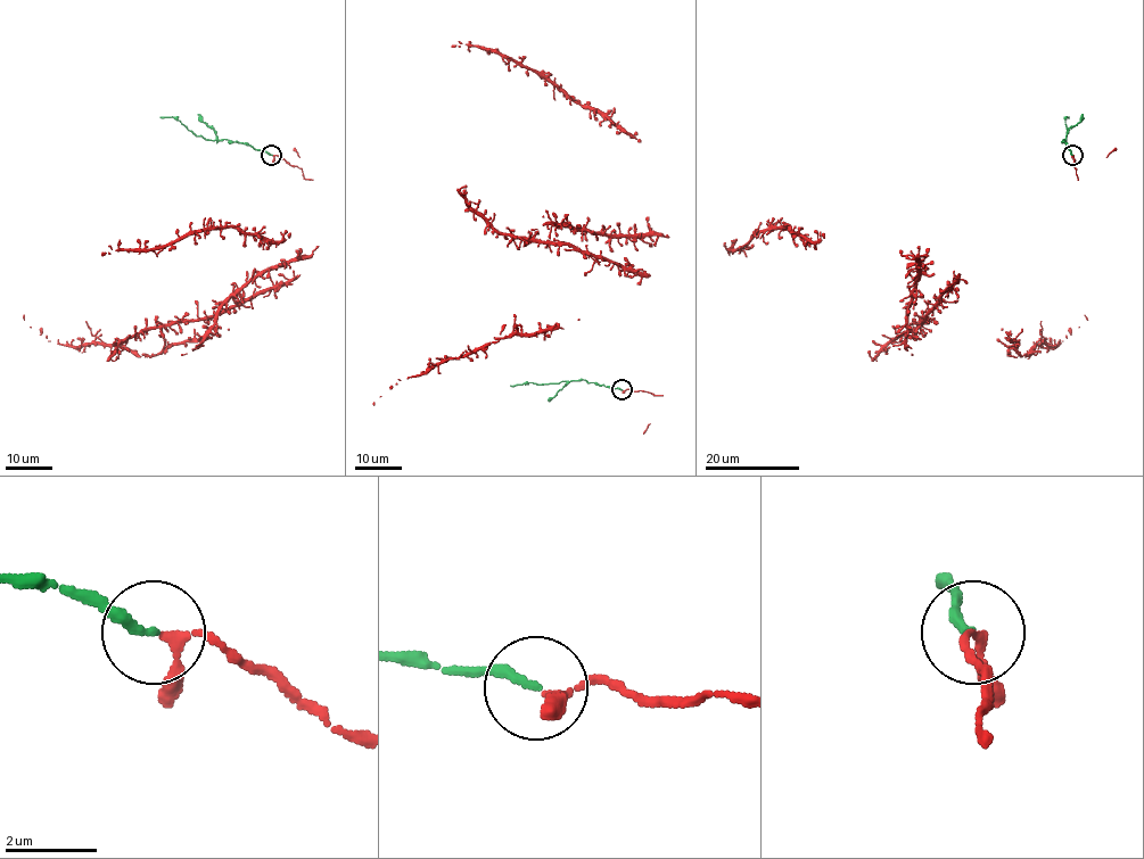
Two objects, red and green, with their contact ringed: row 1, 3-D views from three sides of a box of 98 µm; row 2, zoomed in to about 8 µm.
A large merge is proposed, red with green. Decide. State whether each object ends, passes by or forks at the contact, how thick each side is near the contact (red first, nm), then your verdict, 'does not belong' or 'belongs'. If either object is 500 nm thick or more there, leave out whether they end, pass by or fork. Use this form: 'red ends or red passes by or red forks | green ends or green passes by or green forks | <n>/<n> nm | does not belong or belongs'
red passes by | green ends | 160/190 nm | belongs

